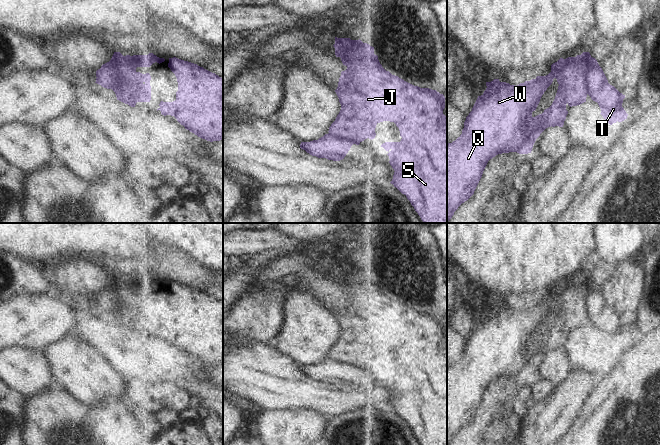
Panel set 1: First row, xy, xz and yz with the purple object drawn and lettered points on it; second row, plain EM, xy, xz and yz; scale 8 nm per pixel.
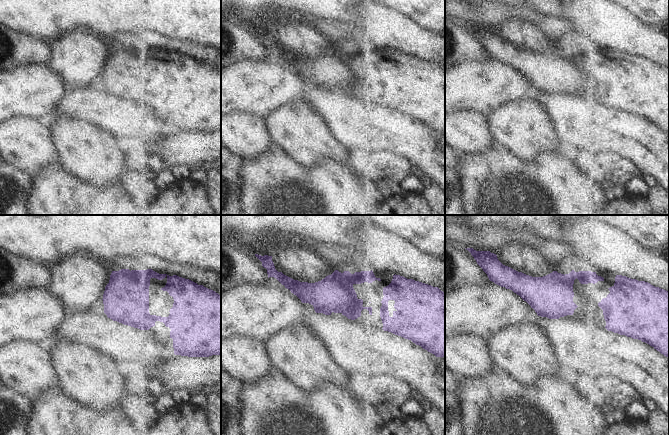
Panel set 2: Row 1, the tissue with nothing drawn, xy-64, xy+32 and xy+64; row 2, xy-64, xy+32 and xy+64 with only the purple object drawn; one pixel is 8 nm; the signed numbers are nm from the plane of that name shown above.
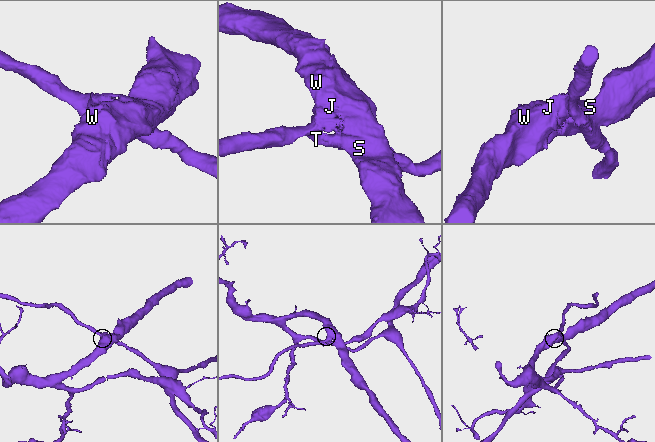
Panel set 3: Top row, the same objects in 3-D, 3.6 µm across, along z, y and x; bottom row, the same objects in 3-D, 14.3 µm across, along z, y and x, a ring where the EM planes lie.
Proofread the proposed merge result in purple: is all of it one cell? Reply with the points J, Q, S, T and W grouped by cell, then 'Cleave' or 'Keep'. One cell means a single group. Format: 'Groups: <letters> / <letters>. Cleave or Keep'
Groups: J Q S W / T. Cleave.

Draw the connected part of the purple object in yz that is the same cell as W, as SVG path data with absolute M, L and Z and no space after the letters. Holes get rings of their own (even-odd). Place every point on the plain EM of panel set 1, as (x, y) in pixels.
M583 276L576 281L560 282L551 289L551 296L548 299L537 300L535 303L525 305L517 310L500 306L499 303L486 306L486 314L481 320L478 320L472 335L466 341L462 358L452 367L447 367L447 445L452 442L458 431L474 418L490 383L502 377L531 377L536 363L546 352L551 350L563 351L568 338L566 334L567 328L572 331L586 326L589 284L589 276ZM554 302L557 303L559 310L552 329L545 333L542 338L533 341L532 336L536 334L542 319L552 308Z

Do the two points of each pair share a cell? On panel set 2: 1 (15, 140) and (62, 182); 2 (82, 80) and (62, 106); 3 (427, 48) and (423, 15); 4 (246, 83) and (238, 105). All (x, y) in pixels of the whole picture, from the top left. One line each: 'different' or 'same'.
1: different
2: different
3: different
4: same

